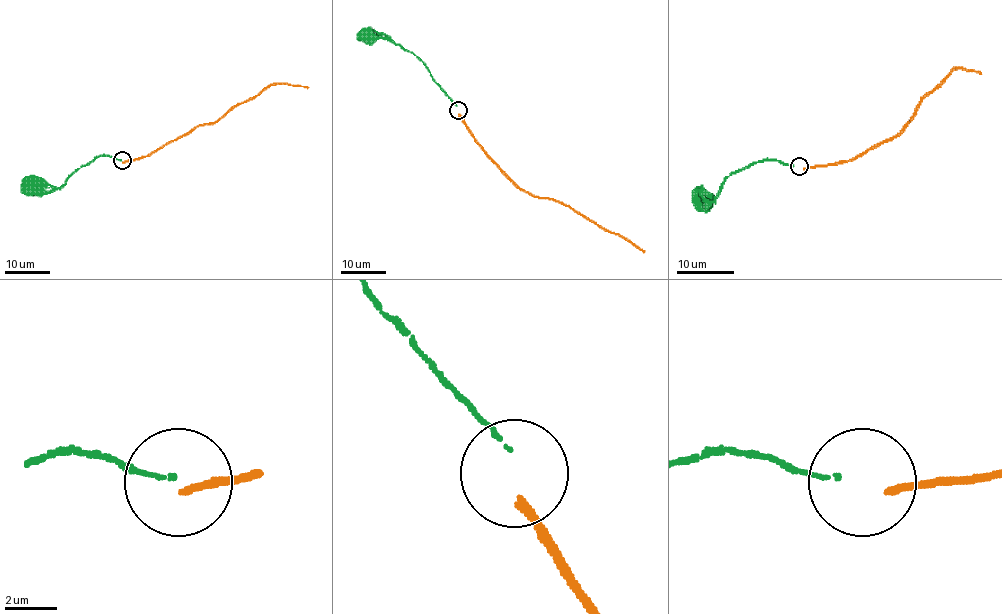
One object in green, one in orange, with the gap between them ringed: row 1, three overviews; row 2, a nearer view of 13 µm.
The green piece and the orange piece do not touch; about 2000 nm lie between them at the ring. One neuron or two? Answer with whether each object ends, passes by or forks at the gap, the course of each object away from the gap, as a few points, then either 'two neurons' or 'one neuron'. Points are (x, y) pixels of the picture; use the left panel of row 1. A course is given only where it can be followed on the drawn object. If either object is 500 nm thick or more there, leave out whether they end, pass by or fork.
green ends; orange ends; course green (121, 160), (97, 156), (51, 191), (32, 184); course orange (122, 161), (148, 156), (199, 125), (212, 124), (238, 104), (274, 84), (308, 87); two neurons

